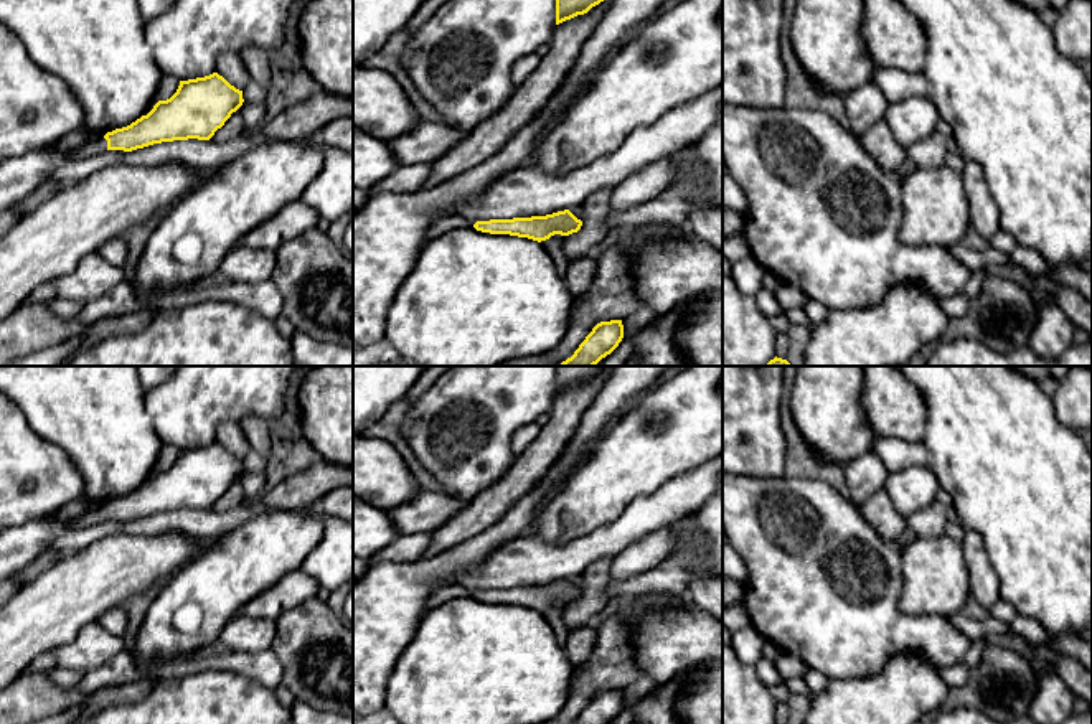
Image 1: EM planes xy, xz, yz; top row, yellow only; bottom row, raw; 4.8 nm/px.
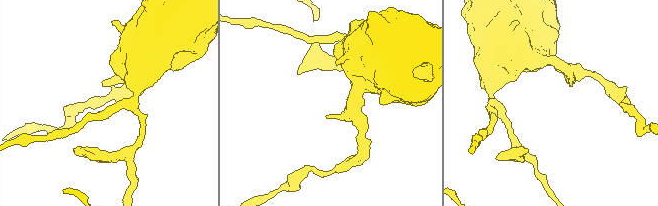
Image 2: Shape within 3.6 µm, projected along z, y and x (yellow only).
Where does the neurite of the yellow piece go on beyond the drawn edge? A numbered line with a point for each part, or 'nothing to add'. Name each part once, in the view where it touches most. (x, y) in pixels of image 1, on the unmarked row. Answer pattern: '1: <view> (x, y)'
1: xy (91, 518)

